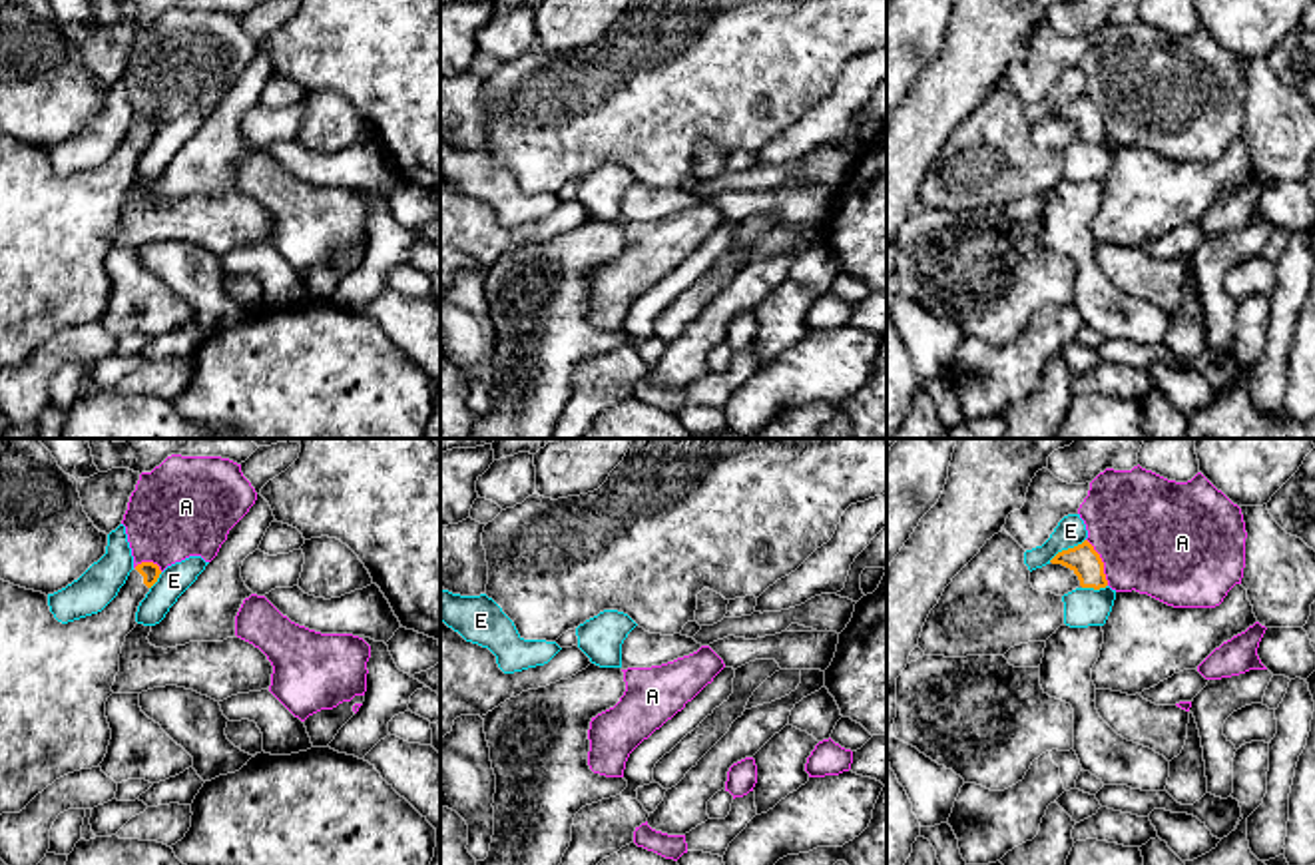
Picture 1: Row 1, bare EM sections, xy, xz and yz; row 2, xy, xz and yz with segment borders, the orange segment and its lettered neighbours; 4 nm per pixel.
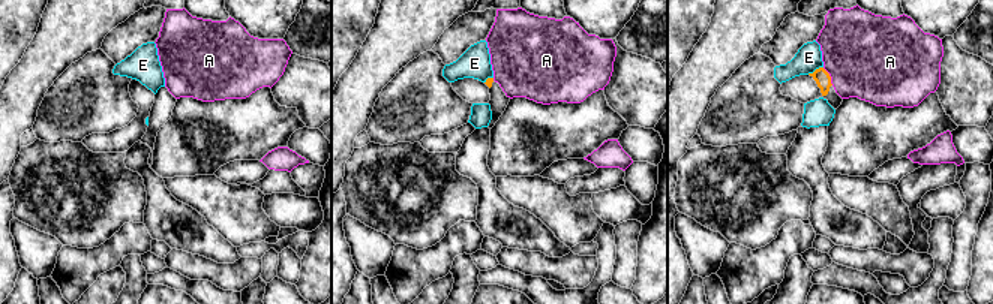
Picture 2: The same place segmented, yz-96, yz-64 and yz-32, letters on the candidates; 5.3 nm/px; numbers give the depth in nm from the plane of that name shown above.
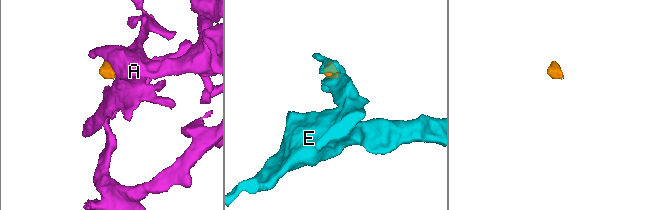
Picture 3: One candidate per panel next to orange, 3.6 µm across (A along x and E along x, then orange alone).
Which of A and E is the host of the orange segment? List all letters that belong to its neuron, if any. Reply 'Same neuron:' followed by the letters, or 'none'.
Same neuron: none

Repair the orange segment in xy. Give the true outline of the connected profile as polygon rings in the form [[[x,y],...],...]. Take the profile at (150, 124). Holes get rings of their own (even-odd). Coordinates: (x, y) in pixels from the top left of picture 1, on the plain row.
[[[153,116],[137,118],[118,149],[98,167],[62,177],[48,159],[48,149],[0,134],[0,369],[20,367],[56,333],[100,321],[108,307],[112,283],[106,255],[120,225],[126,189],[135,181],[135,165],[161,124]]]

